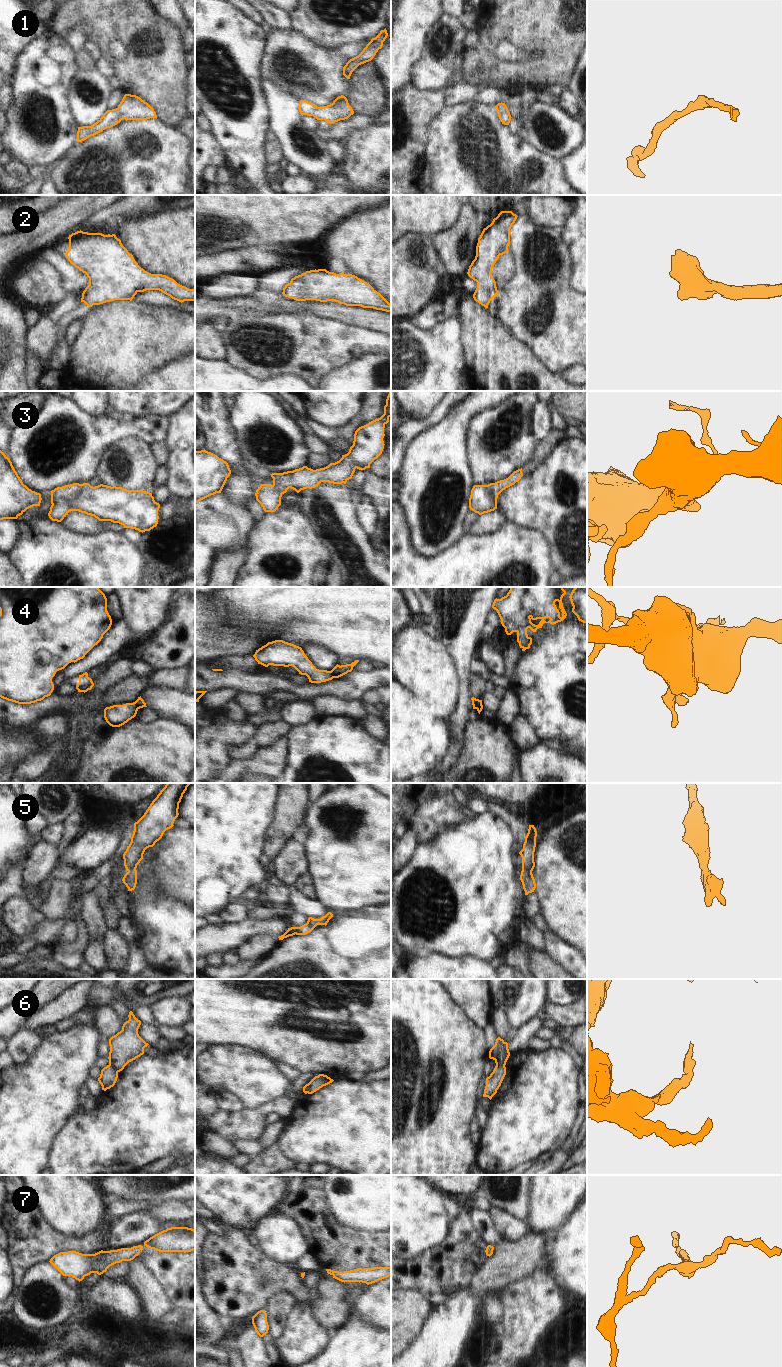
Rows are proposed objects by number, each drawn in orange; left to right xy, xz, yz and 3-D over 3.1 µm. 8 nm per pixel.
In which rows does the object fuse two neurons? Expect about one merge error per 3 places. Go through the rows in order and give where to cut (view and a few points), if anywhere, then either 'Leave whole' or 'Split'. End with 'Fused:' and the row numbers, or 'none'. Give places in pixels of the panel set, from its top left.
1: No split. Leave whole
2: No split. Leave whole
3: Split along xy (81, 484), (76, 496), (71, 501), (70, 510). Split
4: Split along xy (134, 702), (138, 708). Split
5: No split. Leave whole
6: Split along xy (109, 1064), (118, 1071). Split
7: No split. Leave whole
Fused: 3, 4, 6

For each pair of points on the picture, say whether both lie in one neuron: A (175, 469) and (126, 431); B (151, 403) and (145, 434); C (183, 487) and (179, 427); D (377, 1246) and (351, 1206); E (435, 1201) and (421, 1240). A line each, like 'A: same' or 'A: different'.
A: different
B: different
C: same
D: different
E: same

